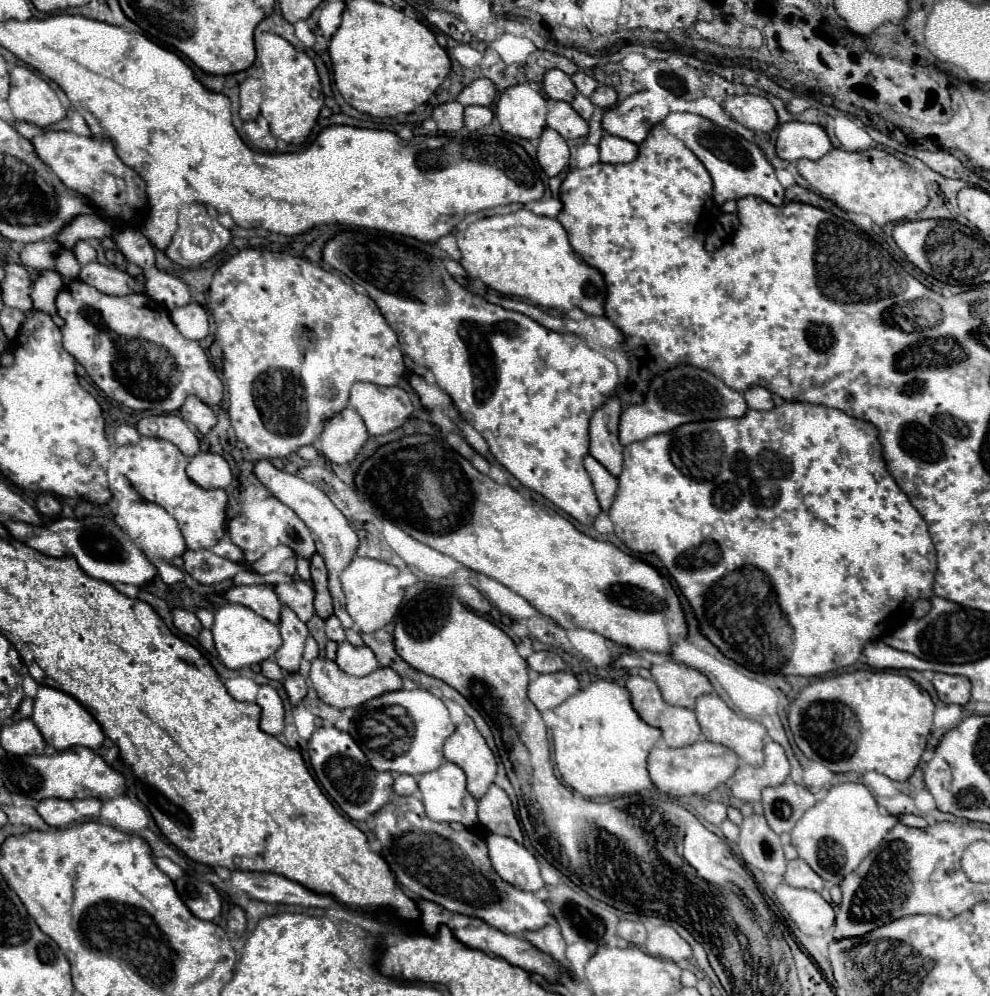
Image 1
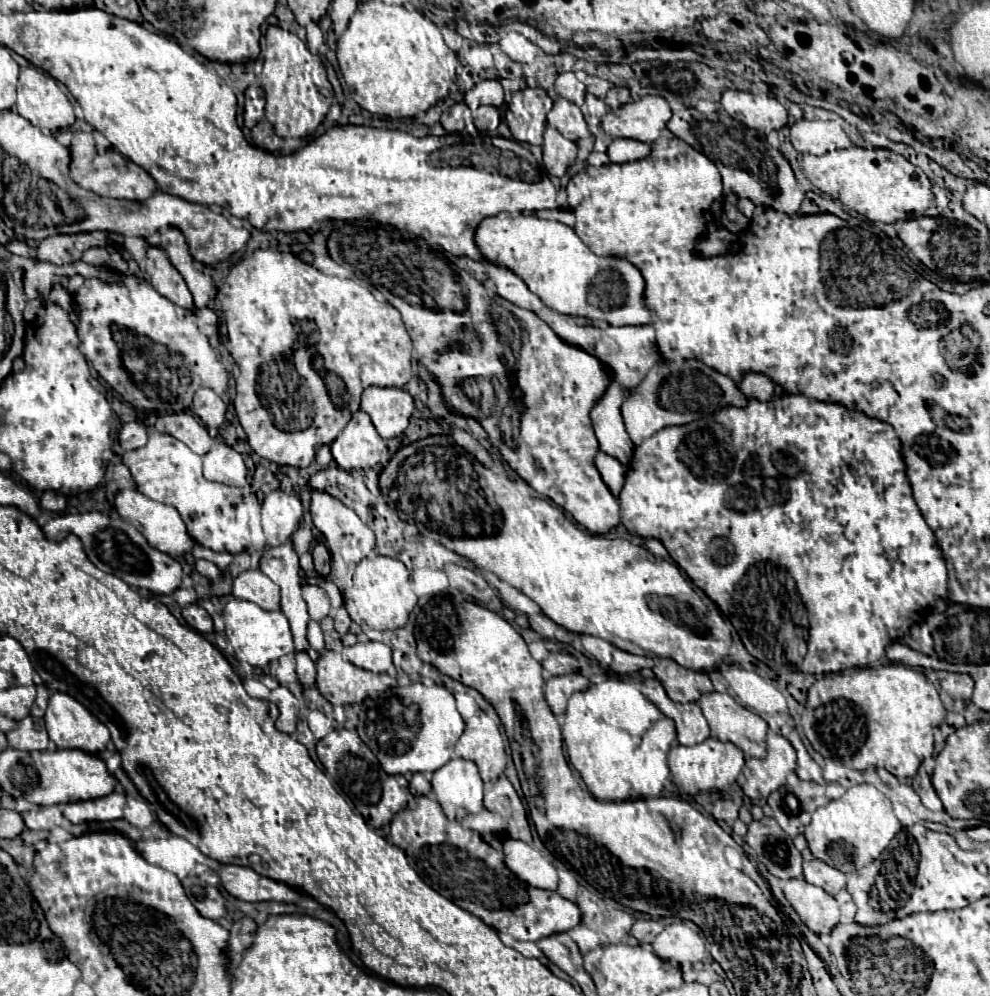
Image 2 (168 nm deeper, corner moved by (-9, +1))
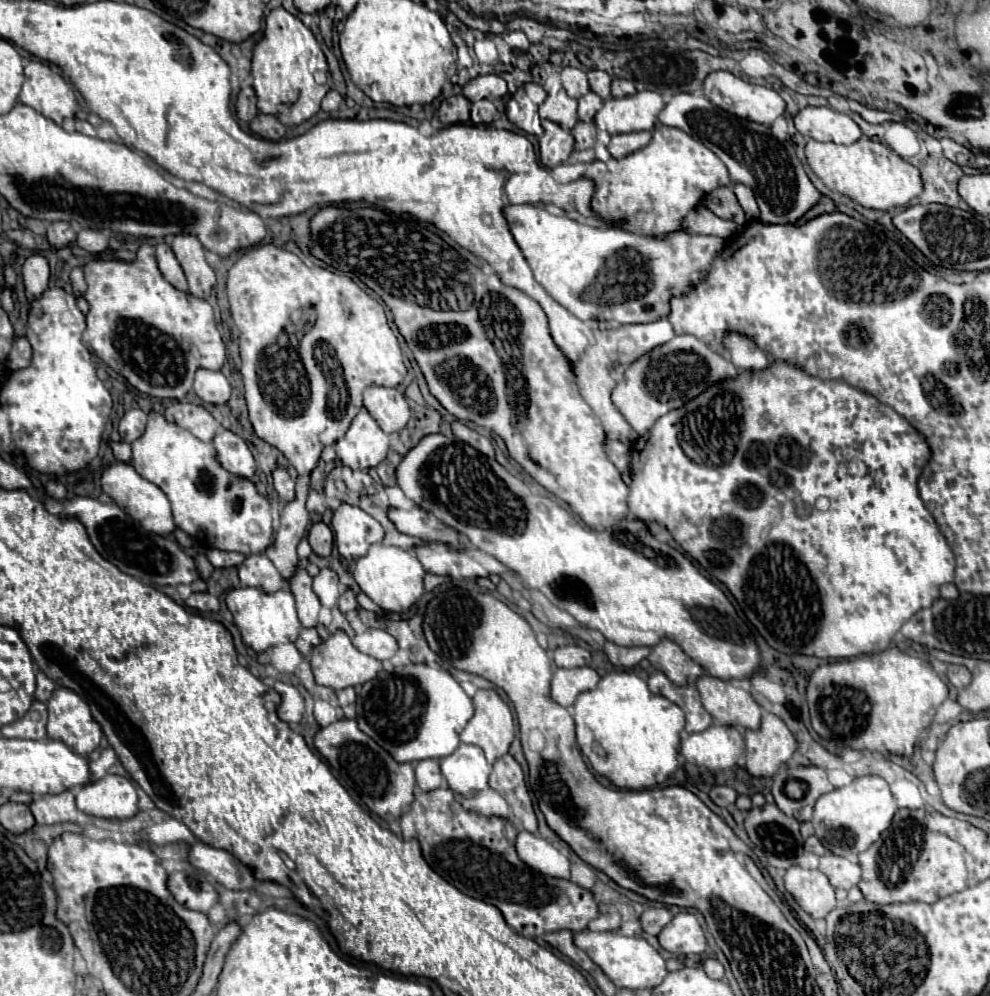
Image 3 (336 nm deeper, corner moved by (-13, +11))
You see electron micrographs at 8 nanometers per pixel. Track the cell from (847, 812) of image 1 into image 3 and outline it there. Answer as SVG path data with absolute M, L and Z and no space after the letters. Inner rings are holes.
M878 775L856 777L850 785L834 789L814 805L812 825L816 829L816 837L824 843L826 849L832 849L834 855L858 855L868 849L882 831L886 831L892 823L898 805L888 789L888 783Z

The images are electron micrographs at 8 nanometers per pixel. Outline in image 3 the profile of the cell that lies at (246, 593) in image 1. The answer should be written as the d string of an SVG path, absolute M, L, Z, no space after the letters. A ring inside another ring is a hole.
M248 555L244 563L238 567L240 583L248 587L260 587L266 593L274 593L284 587L284 579L280 571L272 565L272 561L264 555Z

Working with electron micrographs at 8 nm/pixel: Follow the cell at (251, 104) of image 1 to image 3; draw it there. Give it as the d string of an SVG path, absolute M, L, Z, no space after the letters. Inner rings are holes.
M242 85L240 93L238 93L238 99L236 99L236 115L240 121L252 121L256 115L258 115L258 109L256 109L256 95L254 95L254 89L250 85Z

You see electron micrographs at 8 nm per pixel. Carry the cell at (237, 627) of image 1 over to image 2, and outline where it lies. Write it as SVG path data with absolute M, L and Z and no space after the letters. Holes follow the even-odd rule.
M234 597L224 605L222 619L226 625L226 631L224 631L226 639L240 661L246 661L254 667L264 667L266 663L296 651L292 643L292 631L290 631L288 619L284 617L282 611L264 611L246 599Z

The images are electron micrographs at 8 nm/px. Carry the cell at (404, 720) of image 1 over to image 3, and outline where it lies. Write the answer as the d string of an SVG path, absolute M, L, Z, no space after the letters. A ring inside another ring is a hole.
M420 663L396 667L392 673L382 671L372 681L358 685L356 691L356 721L360 731L390 751L398 763L442 759L450 755L464 743L460 735L474 715L472 699L448 671Z

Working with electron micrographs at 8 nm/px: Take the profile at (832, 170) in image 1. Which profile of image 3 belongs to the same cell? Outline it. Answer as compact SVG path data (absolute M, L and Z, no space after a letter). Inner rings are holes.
M866 135L852 145L836 145L836 143L820 143L808 139L806 143L806 159L810 169L822 179L822 183L830 191L838 191L862 207L890 211L894 207L908 205L922 193L920 171L896 155L886 145L868 139Z

